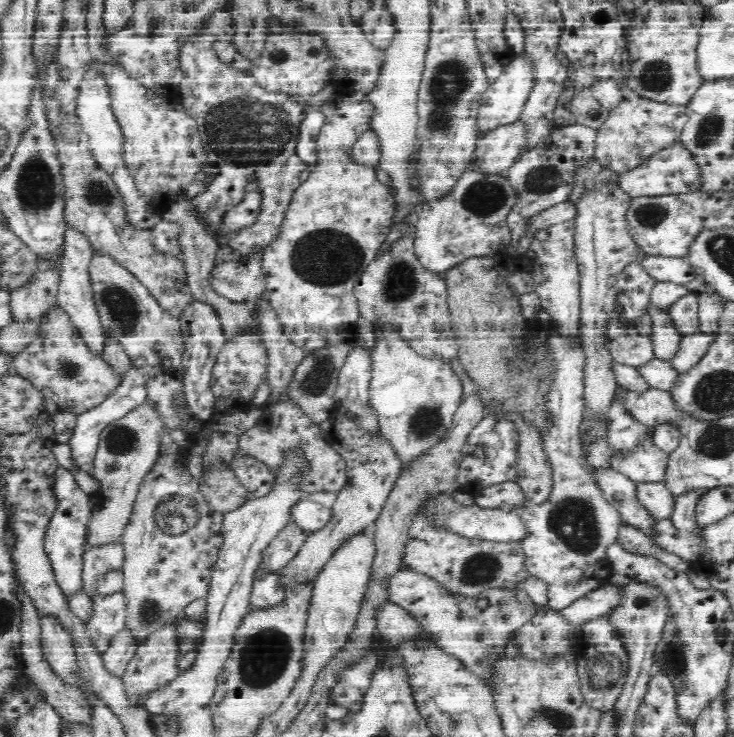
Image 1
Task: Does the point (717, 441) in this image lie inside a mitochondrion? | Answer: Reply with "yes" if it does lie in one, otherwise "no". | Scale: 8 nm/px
yes

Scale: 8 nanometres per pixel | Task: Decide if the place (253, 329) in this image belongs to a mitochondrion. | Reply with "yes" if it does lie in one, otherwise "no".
no

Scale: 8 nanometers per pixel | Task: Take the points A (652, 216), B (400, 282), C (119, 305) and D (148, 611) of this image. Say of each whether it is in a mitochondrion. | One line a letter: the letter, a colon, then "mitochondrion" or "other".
A: mitochondrion
B: mitochondrion
C: mitochondrion
D: mitochondrion

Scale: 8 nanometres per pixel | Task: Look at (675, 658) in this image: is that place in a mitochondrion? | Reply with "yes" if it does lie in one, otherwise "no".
no

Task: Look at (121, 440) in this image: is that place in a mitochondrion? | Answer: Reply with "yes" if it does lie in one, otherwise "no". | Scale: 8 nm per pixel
yes

